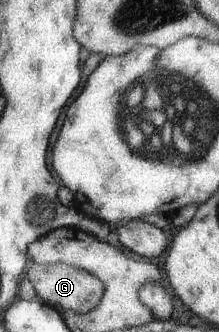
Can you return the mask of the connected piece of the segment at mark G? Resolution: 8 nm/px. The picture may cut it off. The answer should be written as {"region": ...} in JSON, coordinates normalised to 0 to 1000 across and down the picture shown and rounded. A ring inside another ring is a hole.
{"region":[[[151,792],[114,819],[110,837],[146,855],[164,898],[224,922],[242,922],[265,937],[393,943],[457,907],[475,877],[475,855],[438,831],[297,792],[219,798]]]}

